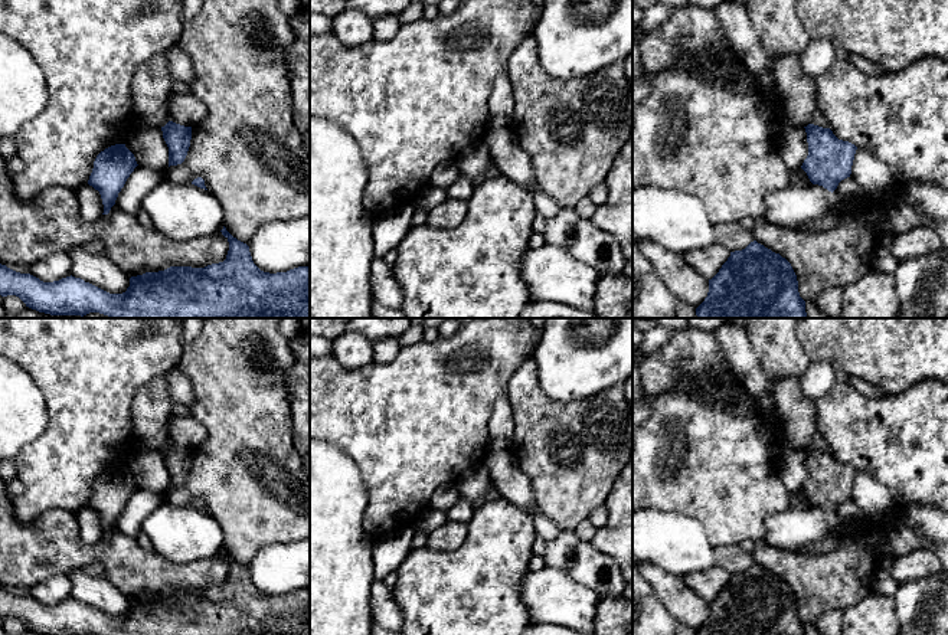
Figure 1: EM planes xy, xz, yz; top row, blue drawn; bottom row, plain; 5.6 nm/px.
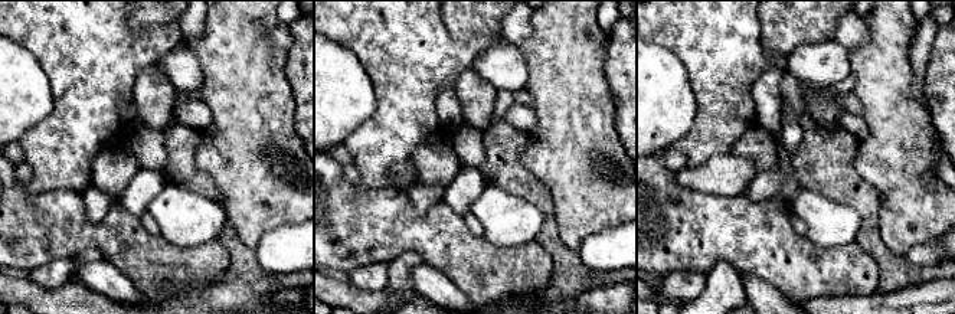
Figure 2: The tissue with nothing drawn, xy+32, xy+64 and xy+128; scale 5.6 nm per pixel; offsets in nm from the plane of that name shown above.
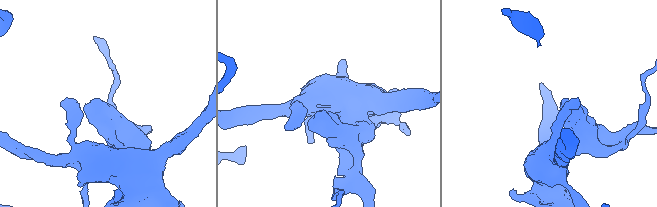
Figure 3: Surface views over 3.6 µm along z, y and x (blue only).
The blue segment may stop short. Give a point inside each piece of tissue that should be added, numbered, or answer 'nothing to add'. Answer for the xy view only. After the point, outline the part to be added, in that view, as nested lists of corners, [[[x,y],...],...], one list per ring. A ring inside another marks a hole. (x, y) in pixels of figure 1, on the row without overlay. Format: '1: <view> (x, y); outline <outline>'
nothing to add

